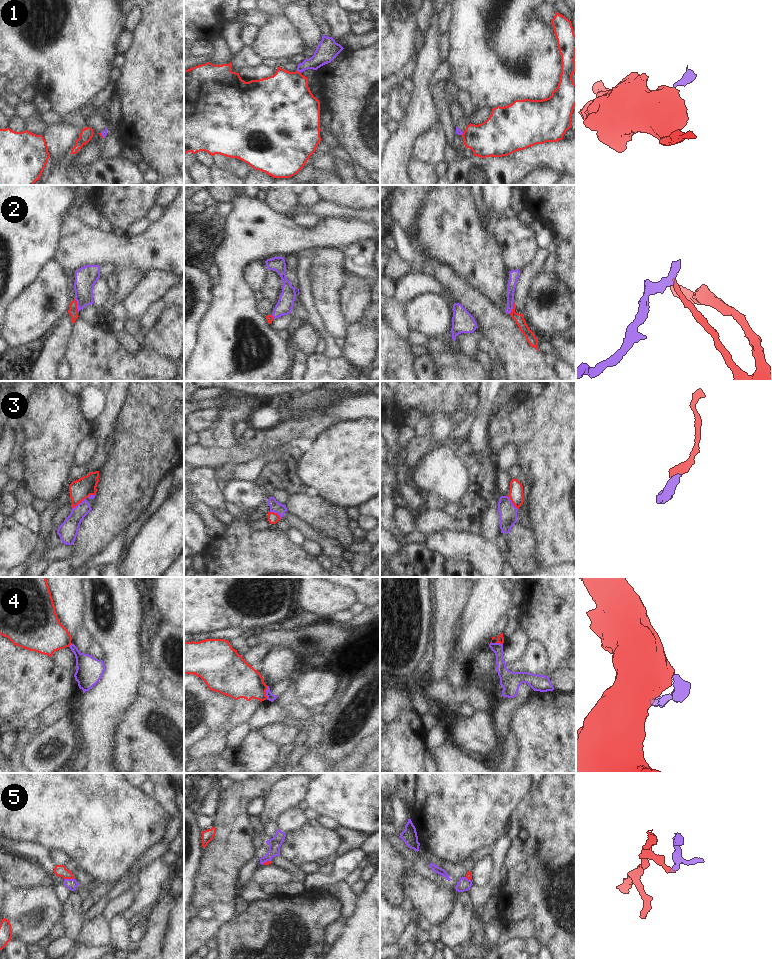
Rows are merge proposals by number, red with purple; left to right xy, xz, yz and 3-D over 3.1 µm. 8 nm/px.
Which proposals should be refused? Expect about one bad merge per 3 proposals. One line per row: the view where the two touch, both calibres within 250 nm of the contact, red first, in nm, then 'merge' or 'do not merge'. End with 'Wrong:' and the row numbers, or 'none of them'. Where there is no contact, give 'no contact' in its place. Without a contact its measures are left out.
1: xz | 420/150 nm | do not merge
2: xy | 80/180 nm | do not merge
3: xy | 160/160 nm | do not merge
4: xz | 300/70 nm | do not merge
5: xy | 100/80 nm | do not merge
Wrong: 1, 2, 3, 4, 5

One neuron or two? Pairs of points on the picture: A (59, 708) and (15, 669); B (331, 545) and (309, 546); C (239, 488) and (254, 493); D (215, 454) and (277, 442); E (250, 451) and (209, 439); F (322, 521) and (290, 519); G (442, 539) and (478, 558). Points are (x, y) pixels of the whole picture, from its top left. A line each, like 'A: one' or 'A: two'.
A: two
B: two
C: one
D: one
E: two
F: two
G: one

